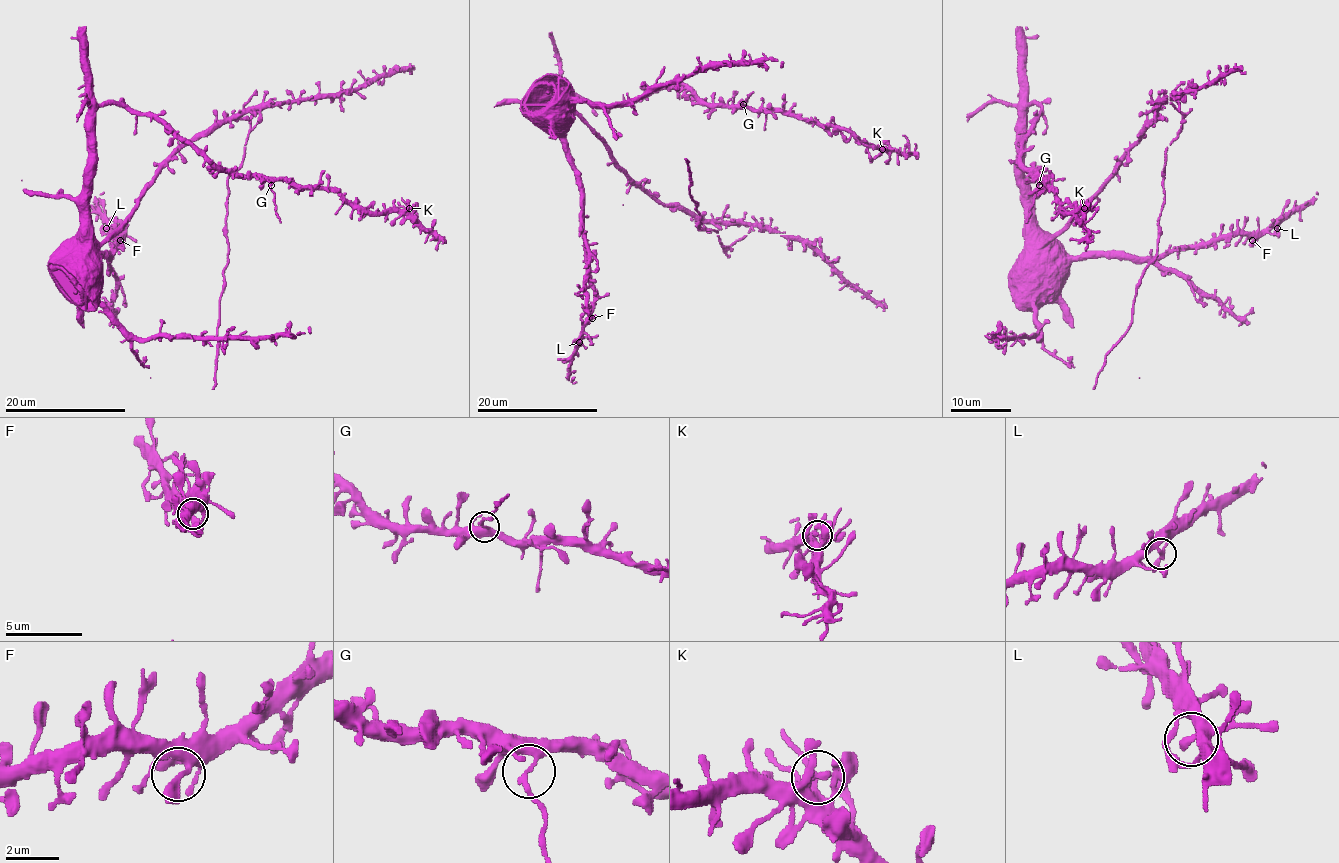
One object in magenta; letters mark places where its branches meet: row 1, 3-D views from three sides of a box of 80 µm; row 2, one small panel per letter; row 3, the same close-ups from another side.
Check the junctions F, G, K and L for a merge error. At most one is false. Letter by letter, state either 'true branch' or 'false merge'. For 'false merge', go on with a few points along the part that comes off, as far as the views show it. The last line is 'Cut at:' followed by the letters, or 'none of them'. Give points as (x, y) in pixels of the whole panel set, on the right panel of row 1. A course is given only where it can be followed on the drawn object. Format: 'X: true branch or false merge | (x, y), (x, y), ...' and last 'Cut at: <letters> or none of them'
F: true branch
G: false merge | (1038, 184), (1026, 222)
K: true branch
L: true branch
Cut at: G

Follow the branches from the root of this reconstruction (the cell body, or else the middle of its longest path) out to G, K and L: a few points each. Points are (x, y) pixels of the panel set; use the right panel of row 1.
G: (1019, 276), (1028, 261), (1023, 155), (1029, 104), (1040, 113), (1023, 139), (1020, 162), (1040, 177), (1038, 184)
K: (1019, 276), (1028, 261), (1029, 104), (1040, 113), (1020, 162), (1064, 211), (1084, 208)
L: (1019, 276), (1032, 263), (1070, 263), (1082, 256), (1165, 256), (1174, 250), (1212, 246), (1227, 237), (1277, 228)

